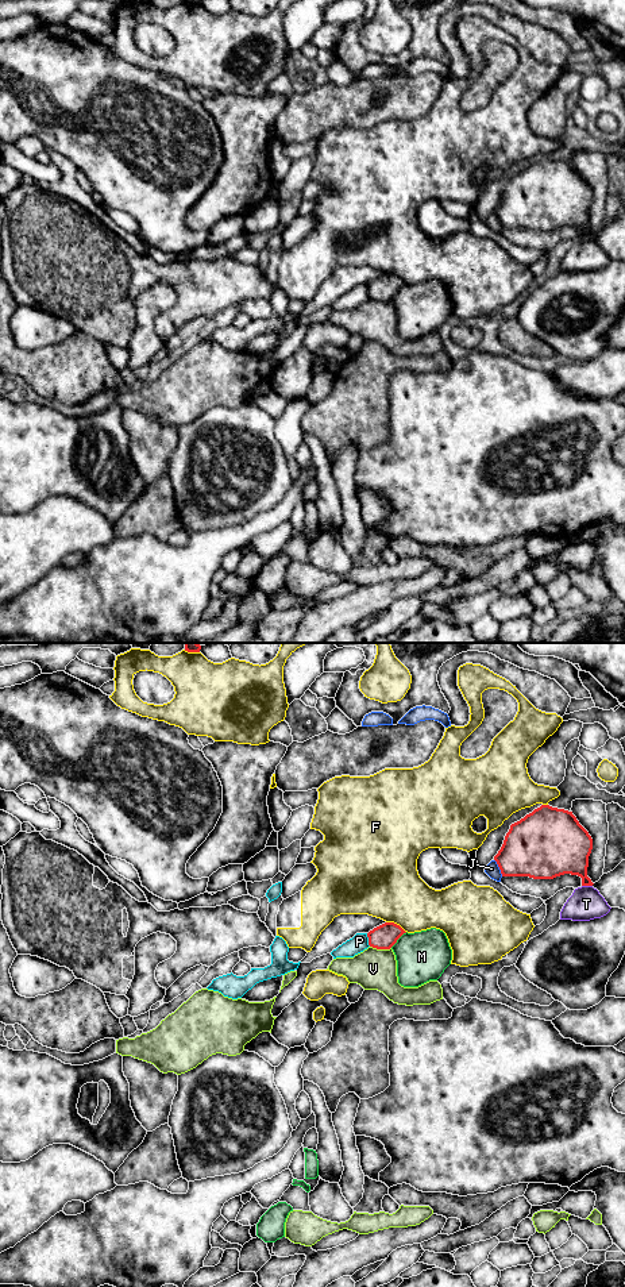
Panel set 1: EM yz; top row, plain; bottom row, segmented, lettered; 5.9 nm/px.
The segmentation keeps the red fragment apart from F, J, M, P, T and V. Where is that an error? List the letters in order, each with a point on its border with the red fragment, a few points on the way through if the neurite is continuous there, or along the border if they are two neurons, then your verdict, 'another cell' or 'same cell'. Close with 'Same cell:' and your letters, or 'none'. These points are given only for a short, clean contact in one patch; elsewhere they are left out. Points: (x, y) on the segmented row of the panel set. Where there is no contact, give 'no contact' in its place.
F: contact yz (396, 924); another cell
J: contact yz (498, 866); another cell
M: contact yz (398, 937); another cell
P: contact yz (369, 940); border yz (366, 933), (370, 946); another cell
T: contact yz (587, 885); another cell
V: contact yz (381, 948); another cell
Same cell: none

